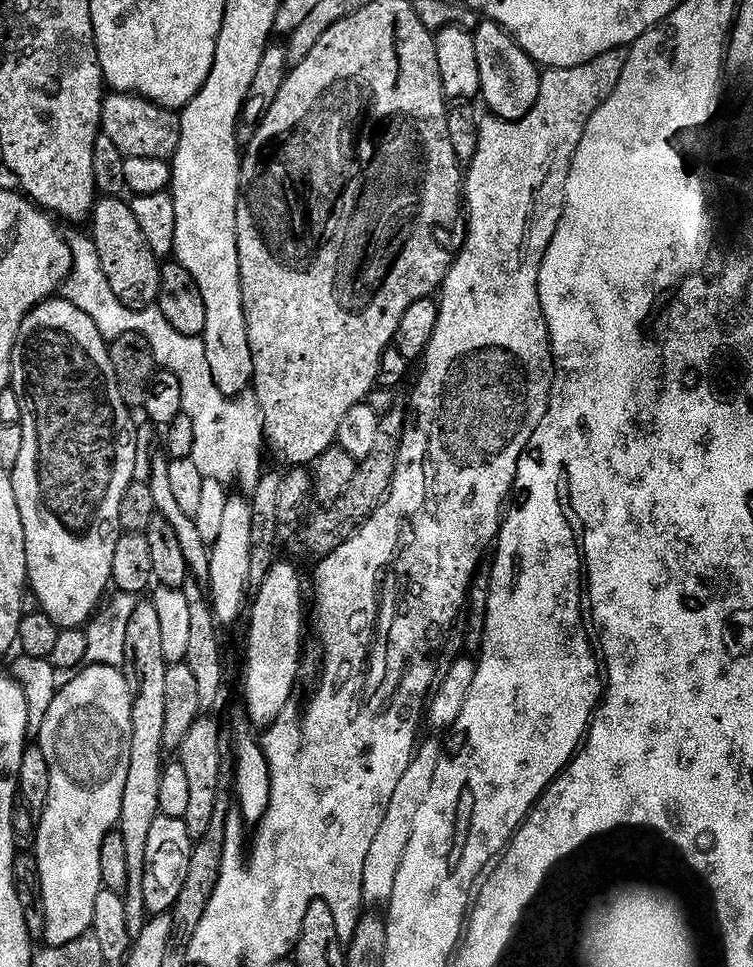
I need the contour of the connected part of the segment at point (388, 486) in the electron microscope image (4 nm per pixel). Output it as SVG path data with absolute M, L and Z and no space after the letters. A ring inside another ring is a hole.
M392 408L388 413L380 416L378 438L374 438L374 446L368 457L357 463L354 478L350 478L350 486L346 486L346 490L337 498L335 504L321 507L316 510L320 512L313 511L307 517L309 518L308 525L300 532L300 548L306 555L316 556L315 558L329 556L334 550L338 550L338 546L342 546L342 542L349 540L384 505L388 491L392 489L405 419L405 409L400 408Z

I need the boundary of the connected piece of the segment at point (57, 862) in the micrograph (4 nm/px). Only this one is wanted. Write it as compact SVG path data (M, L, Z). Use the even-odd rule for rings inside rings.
M90 665L81 667L66 685L58 688L56 697L50 704L50 710L46 713L45 722L42 723L41 734L38 739L38 746L42 754L46 754L48 770L48 801L44 804L44 813L39 813L38 827L36 830L36 842L34 845L34 855L38 862L40 871L40 896L44 900L44 911L42 919L44 921L43 943L47 947L66 946L66 942L74 942L74 938L89 935L94 918L94 898L100 893L102 887L102 864L100 854L102 842L106 834L113 831L119 825L122 814L122 790L126 790L126 770L130 770L130 738L132 737L132 695L128 679L125 678L120 668L112 668L109 665Z

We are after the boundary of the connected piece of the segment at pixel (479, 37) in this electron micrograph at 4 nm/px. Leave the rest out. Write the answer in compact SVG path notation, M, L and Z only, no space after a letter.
M481 19L474 33L478 50L478 74L482 74L480 96L487 111L499 120L521 120L534 110L540 93L541 69L520 48L520 43L500 24Z

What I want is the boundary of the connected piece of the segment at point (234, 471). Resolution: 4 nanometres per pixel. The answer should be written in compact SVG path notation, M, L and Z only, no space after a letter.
M76 232L67 237L72 248L72 275L66 281L66 299L78 310L90 314L103 334L105 340L117 340L124 332L141 332L150 342L152 353L159 367L172 372L182 382L183 415L194 422L194 450L191 460L198 470L202 470L204 479L217 480L225 486L232 483L244 472L248 464L248 455L252 452L252 436L260 436L262 424L257 409L251 399L229 398L218 390L214 374L210 374L210 362L206 362L206 346L201 337L178 334L166 322L159 307L136 307L123 304L110 290L106 274L102 274L100 259L91 235Z

